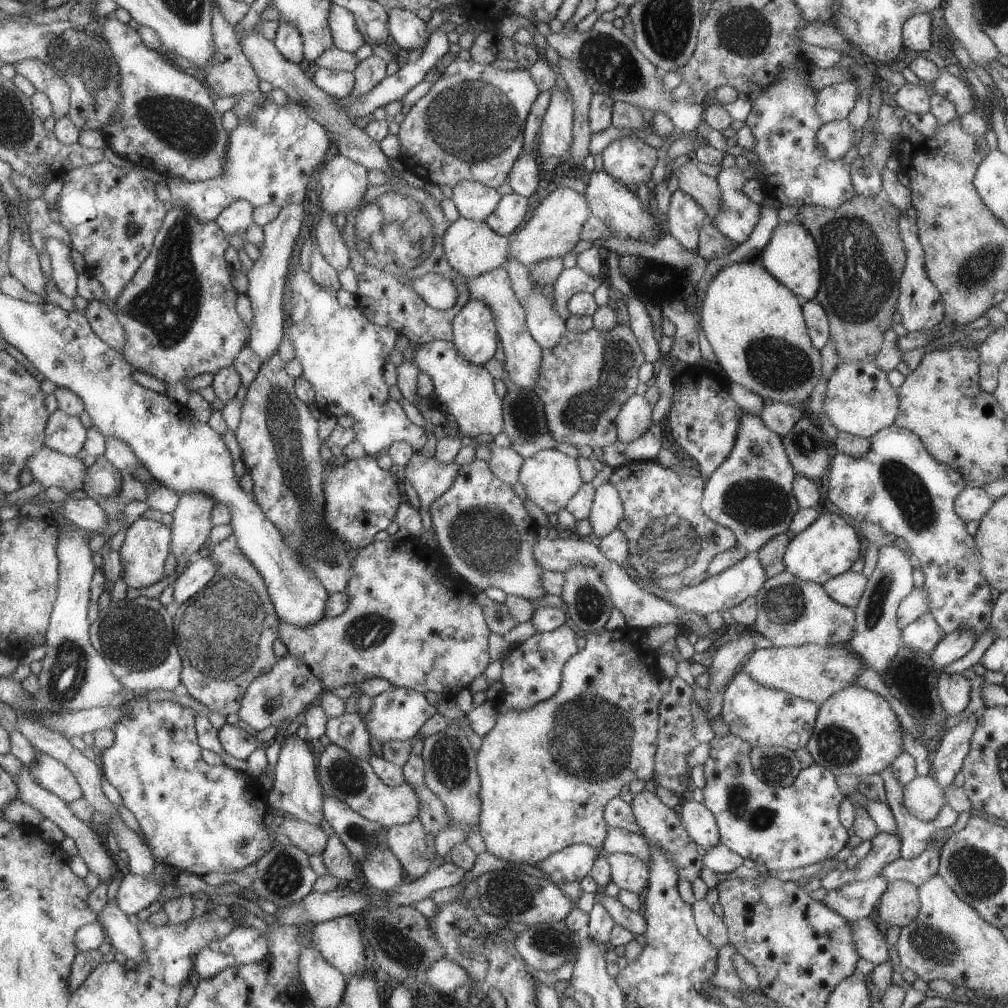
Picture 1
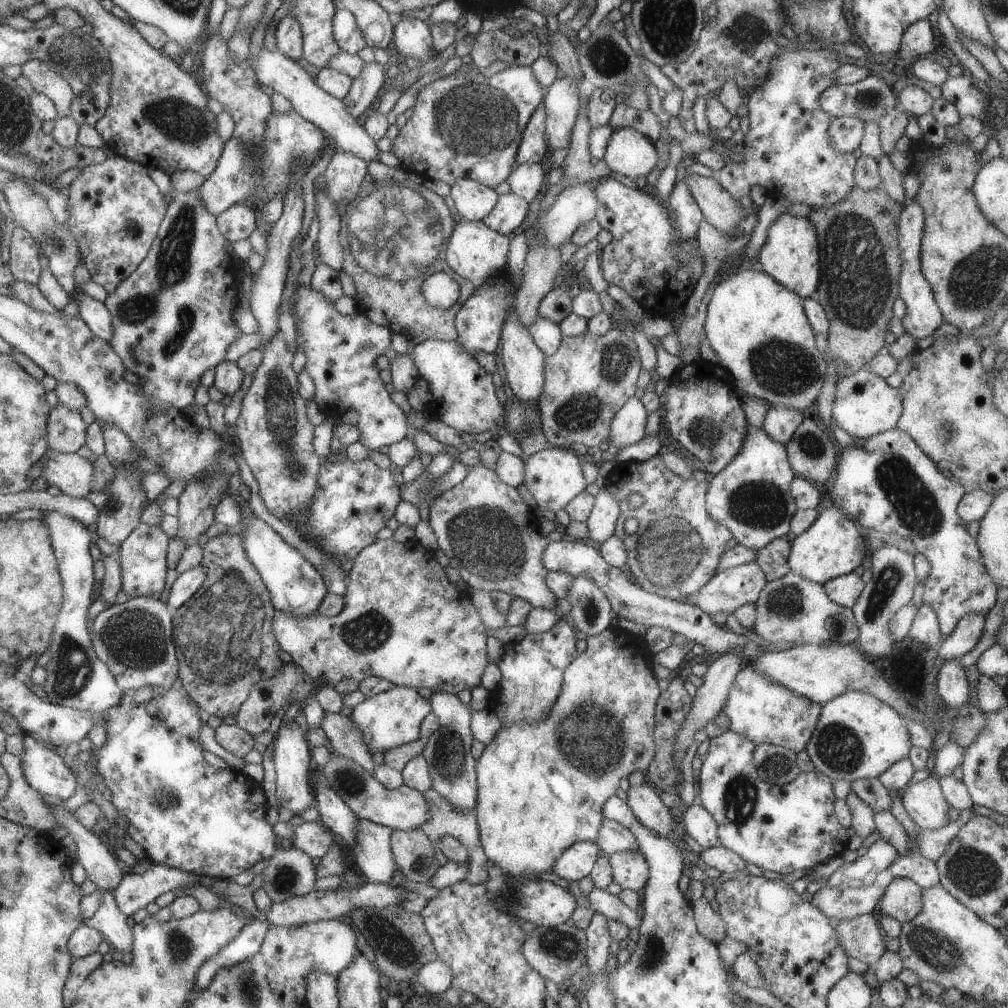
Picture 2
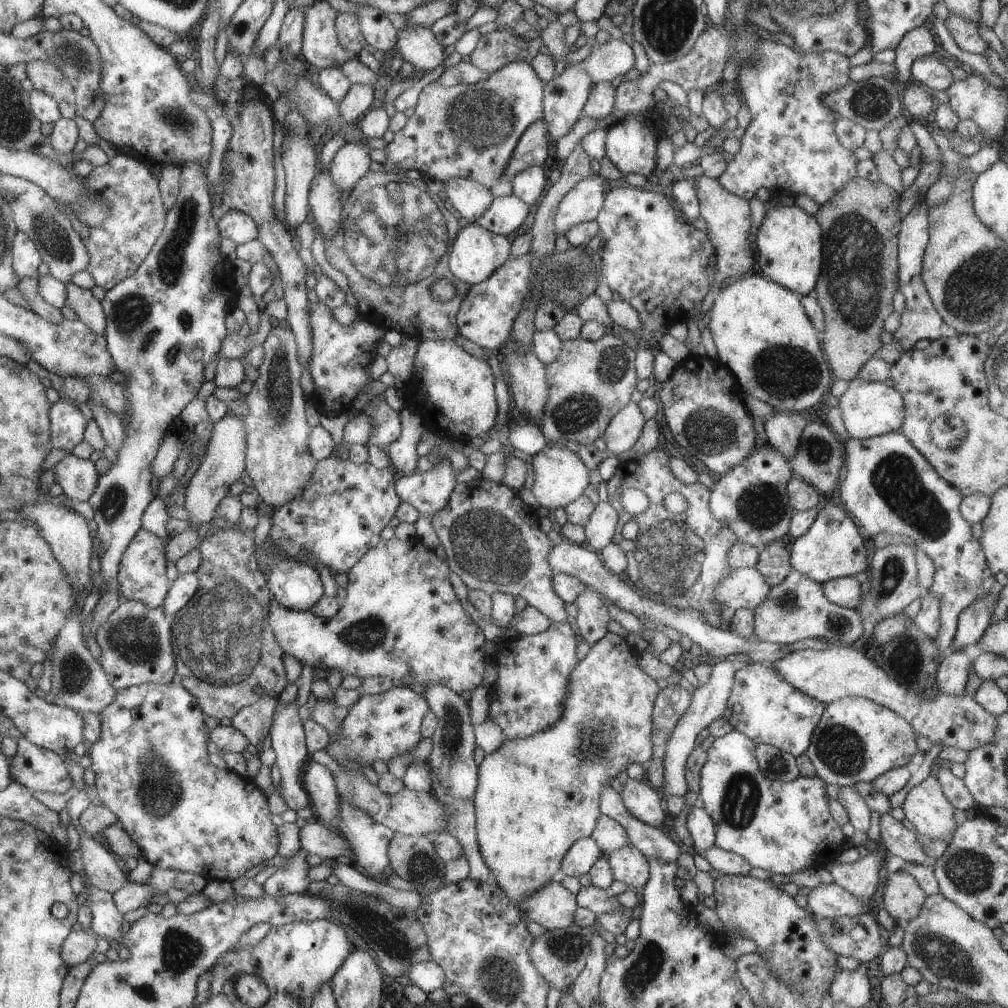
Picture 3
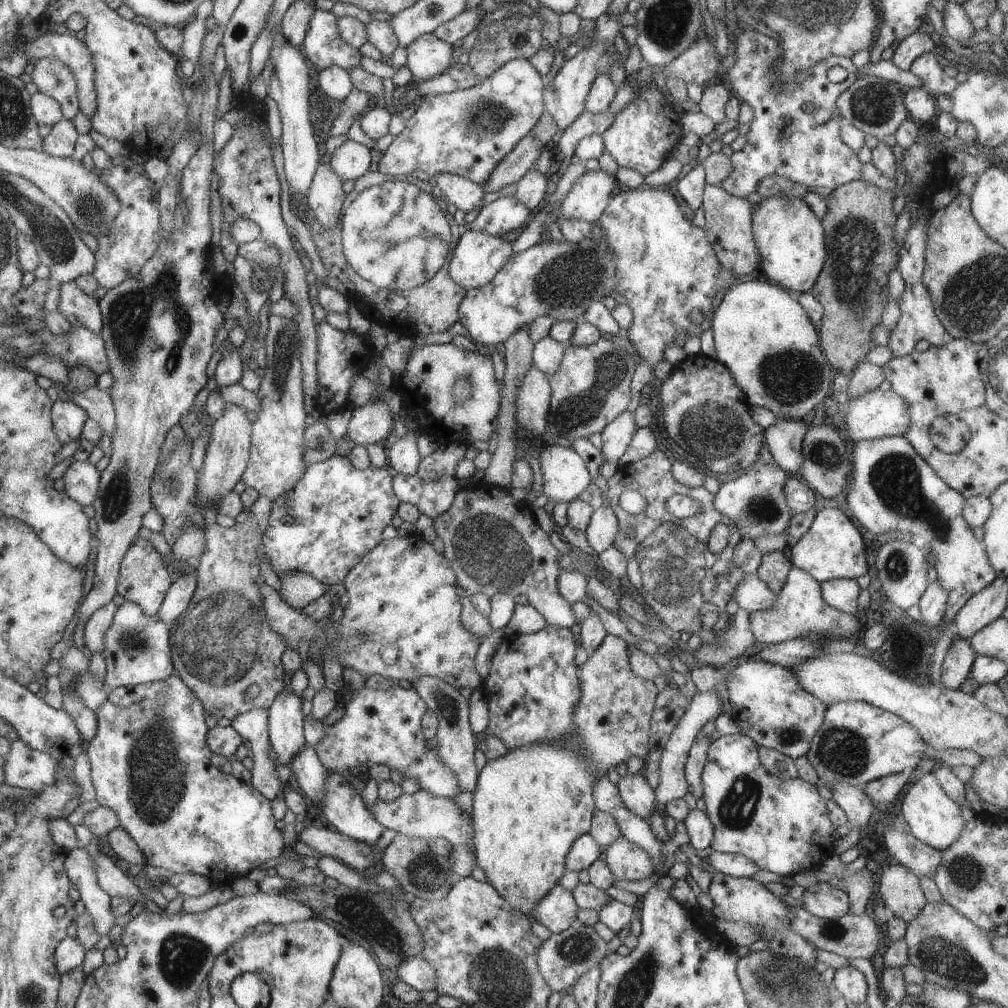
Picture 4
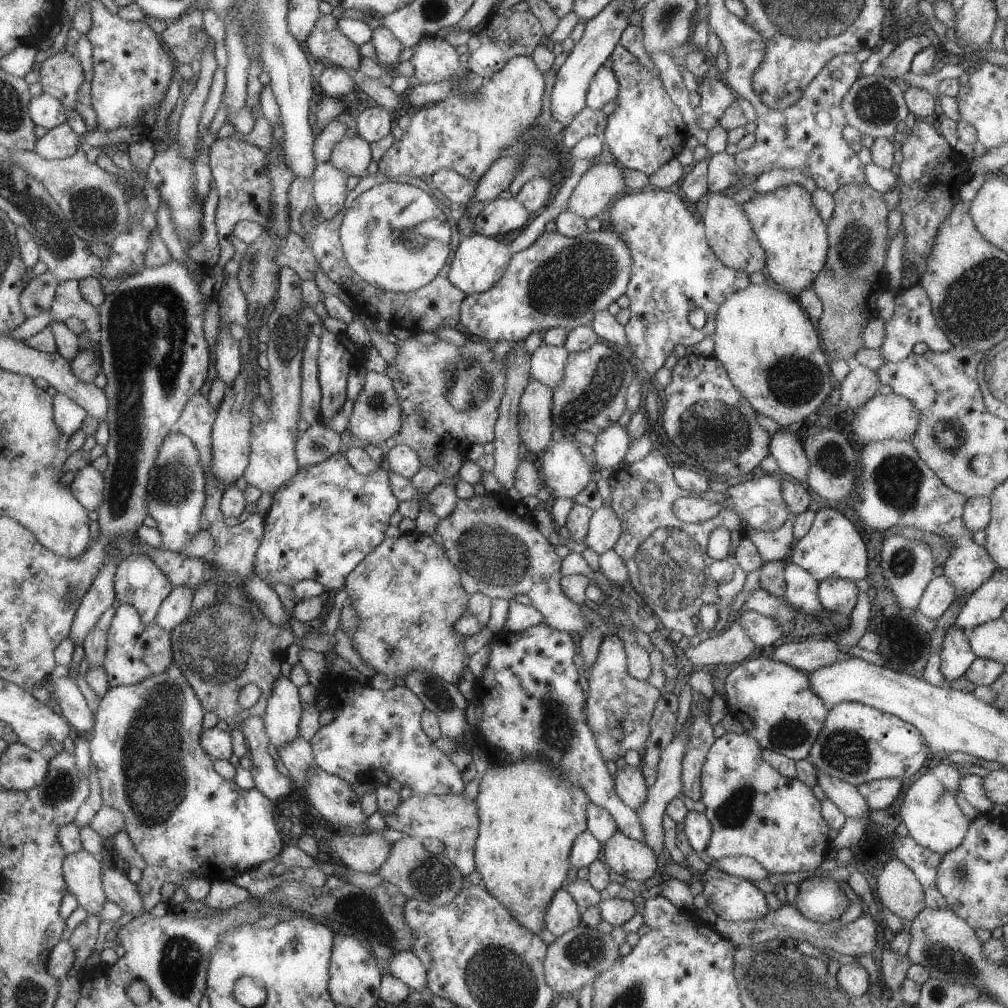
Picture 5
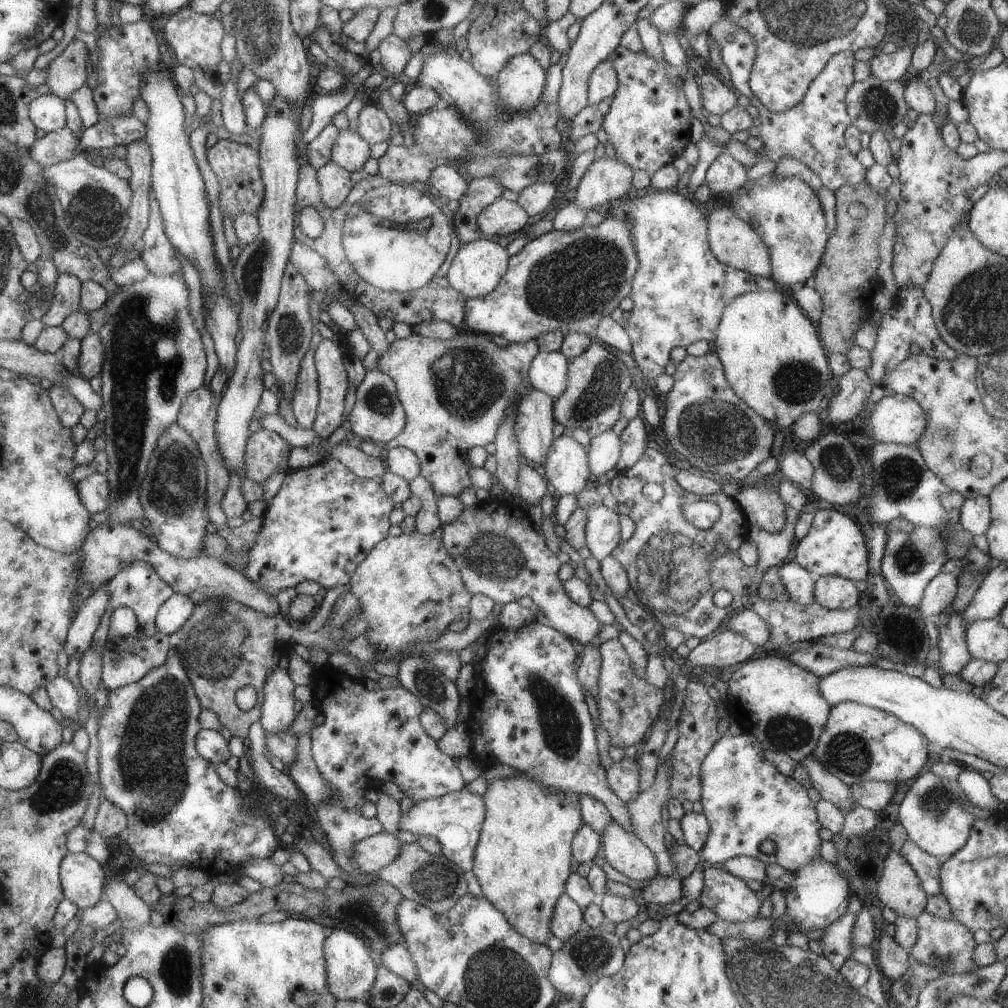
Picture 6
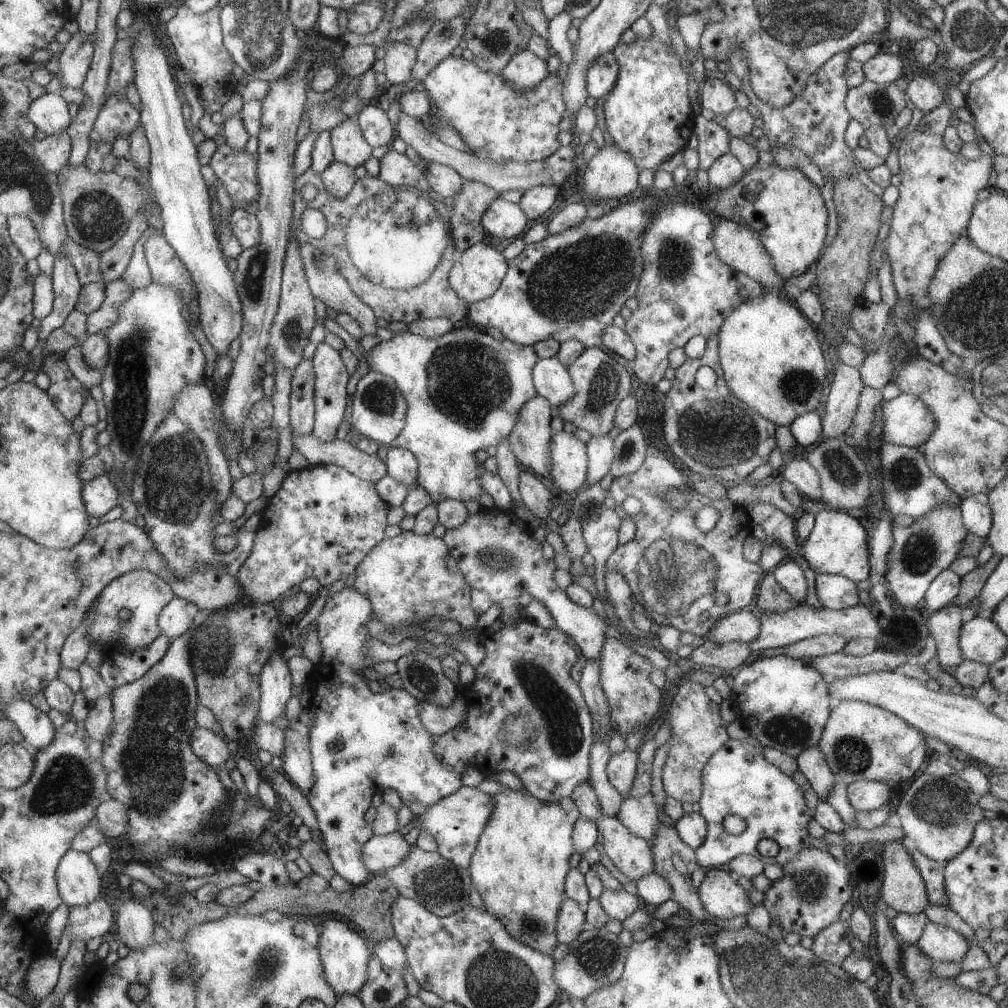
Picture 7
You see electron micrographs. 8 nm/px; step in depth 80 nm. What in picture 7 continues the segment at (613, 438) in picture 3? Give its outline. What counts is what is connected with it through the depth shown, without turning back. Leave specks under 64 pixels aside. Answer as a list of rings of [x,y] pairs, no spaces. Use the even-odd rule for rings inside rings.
[[[607,435],[590,437],[586,442],[588,467],[584,480],[585,486],[599,482],[607,472],[613,458],[612,439]]]

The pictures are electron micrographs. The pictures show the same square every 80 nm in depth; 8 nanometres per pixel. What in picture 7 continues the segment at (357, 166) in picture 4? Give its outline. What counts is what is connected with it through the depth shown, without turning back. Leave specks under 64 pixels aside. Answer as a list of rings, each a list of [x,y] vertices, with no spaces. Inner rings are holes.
[[[347,117],[328,131],[335,161],[354,169],[369,158],[372,148],[365,142],[355,118]]]

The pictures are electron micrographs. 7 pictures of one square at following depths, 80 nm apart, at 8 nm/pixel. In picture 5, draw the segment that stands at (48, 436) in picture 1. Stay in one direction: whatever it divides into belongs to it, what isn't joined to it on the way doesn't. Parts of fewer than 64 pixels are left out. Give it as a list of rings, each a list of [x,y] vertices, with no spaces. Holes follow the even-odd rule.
[[[56,392],[52,396],[53,420],[60,433],[68,437],[82,425],[88,415],[83,407],[75,404],[67,395]]]

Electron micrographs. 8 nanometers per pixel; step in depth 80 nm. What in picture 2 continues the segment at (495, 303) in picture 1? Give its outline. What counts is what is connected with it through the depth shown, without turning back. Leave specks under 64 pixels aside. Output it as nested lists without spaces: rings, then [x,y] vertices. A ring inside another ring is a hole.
[[[514,308],[508,311],[500,334],[501,362],[505,371],[505,378],[511,388],[514,398],[521,402],[537,403],[544,383],[544,354],[538,350],[527,327],[520,325]]]

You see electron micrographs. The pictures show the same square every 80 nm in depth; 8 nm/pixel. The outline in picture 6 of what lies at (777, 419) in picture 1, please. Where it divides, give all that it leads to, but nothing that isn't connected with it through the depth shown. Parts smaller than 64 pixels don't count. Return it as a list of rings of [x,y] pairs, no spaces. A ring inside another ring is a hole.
[[[787,450],[776,458],[779,472],[783,478],[794,482],[799,488],[812,492],[813,467],[807,457],[795,451]]]

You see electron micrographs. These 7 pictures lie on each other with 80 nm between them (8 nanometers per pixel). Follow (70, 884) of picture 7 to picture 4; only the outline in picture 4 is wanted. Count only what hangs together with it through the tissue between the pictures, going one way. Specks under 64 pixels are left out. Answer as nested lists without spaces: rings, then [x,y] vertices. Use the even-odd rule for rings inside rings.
[[[83,848],[67,852],[63,868],[71,884],[75,884],[80,894],[84,910],[93,919],[96,931],[100,936],[107,934],[113,926],[110,896],[97,884],[94,858]]]

